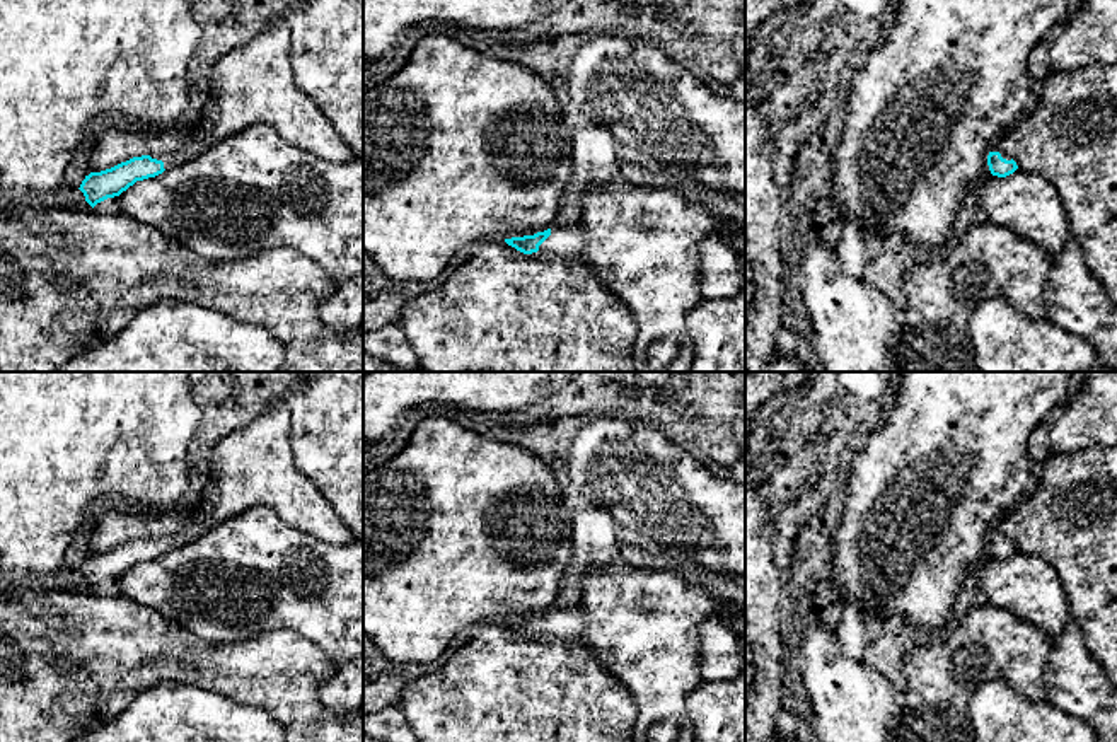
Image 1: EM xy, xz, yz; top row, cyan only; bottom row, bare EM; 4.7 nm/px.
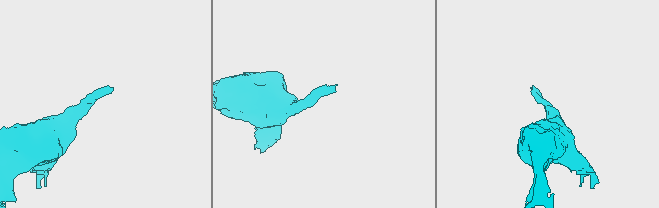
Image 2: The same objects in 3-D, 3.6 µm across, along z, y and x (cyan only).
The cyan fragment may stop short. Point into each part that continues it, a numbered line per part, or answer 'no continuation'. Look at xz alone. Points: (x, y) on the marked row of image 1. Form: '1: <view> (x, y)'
1: xz (565, 241)

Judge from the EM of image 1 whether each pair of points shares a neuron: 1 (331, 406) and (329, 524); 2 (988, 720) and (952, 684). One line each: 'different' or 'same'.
1: different
2: different

